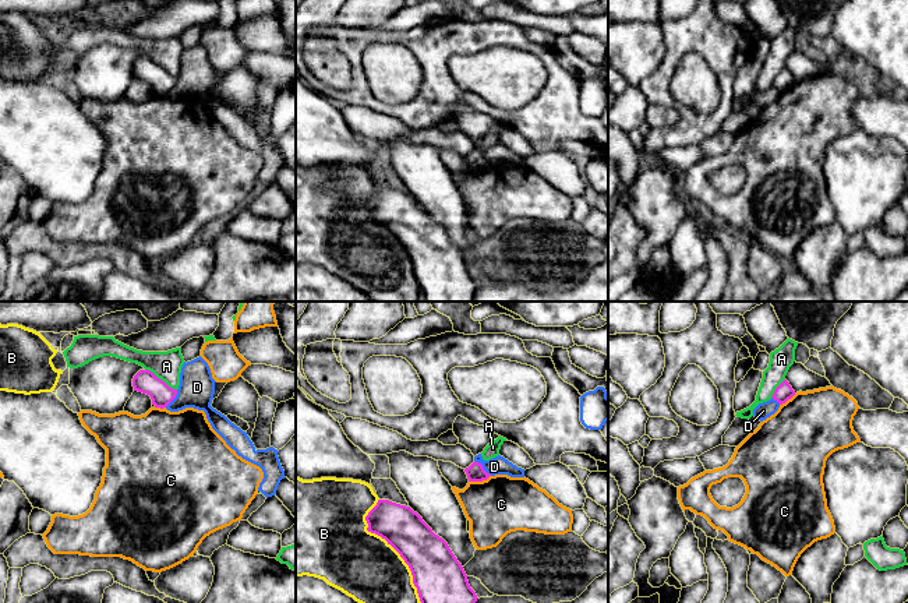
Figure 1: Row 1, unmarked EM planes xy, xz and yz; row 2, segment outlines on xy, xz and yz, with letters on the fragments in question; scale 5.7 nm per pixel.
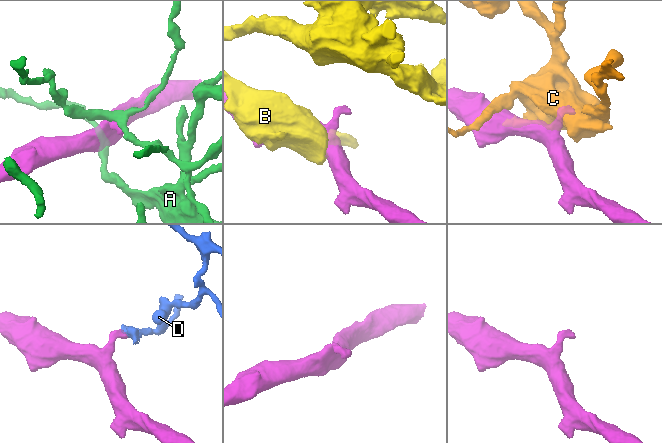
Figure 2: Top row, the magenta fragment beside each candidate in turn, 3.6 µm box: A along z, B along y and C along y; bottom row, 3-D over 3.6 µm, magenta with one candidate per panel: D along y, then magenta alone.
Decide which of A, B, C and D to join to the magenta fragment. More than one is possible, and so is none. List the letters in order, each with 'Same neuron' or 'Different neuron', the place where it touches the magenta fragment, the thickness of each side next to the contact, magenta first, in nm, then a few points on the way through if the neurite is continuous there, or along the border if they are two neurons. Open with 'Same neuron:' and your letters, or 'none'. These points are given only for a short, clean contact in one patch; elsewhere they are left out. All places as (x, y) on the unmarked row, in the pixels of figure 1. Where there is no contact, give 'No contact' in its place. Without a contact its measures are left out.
Same neuron: none
A: Different neuron. Touches magenta at xy (159, 66). Thickness 140 nm (magenta) against 160 nm. Boundary: xy (145, 56), (176, 77)
B: Different neuron. Touches magenta at xz (392, 233). Thickness 260 nm (magenta) against 380 nm
C: Different neuron. Touches magenta at xz (479, 168). Thickness 100 nm (magenta) against 340 nm
D: Different neuron. Touches magenta at xz (483, 155). Thickness 100 nm (magenta) against 110 nm. Boundary: xz (474, 147), (491, 162)

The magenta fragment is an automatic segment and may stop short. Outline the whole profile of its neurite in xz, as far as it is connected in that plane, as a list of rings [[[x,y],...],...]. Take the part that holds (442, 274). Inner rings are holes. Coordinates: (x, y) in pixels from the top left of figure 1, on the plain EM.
[[[378,187],[365,208],[367,218],[385,226],[409,253],[413,271],[427,302],[474,302],[478,285],[470,275],[462,251],[448,230],[435,222],[417,200],[389,187]]]

